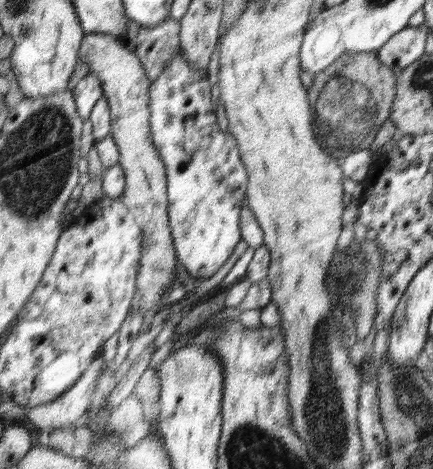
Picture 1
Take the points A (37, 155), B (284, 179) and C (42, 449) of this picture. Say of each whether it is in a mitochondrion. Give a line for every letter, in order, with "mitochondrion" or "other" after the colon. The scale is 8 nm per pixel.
A: mitochondrion
B: other
C: other

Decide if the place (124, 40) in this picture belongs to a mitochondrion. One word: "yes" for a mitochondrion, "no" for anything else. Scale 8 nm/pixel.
no

